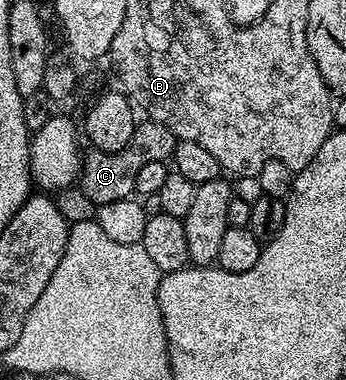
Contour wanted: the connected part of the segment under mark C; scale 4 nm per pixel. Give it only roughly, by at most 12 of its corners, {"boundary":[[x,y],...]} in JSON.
{"boundary":[[146,118],[129,146],[84,152],[79,190],[95,205],[130,198],[147,161],[172,160],[177,136]]}

